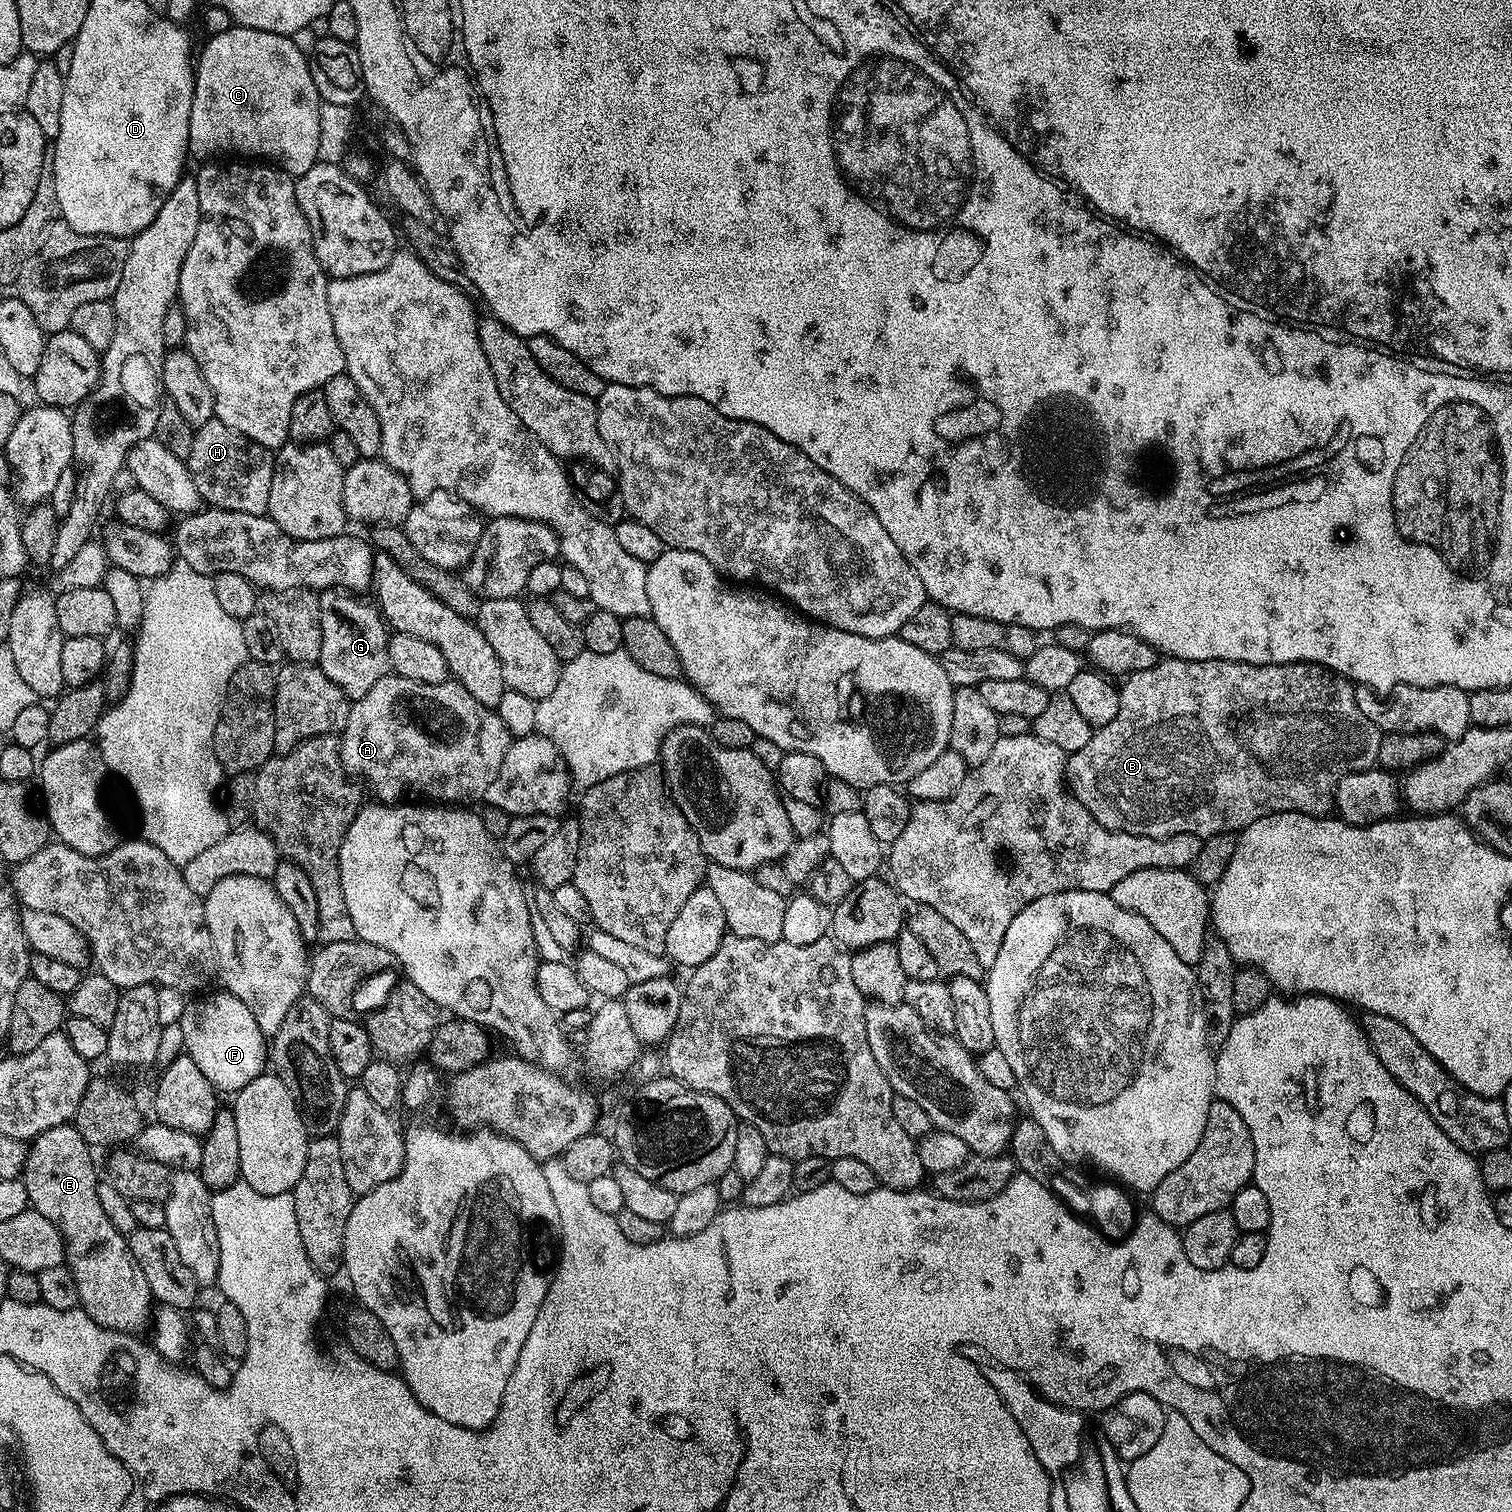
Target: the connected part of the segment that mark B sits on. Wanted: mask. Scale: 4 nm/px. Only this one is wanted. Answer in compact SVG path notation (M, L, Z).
M1171 658L1161 659L1150 670L1138 670L1133 676L1127 677L1119 685L1120 705L1118 714L1111 722L1106 722L1106 726L1095 729L1086 746L1082 750L1071 753L1066 760L1066 783L1078 802L1086 806L1086 810L1092 817L1099 822L1102 827L1111 832L1125 832L1126 834L1138 834L1139 836L1149 836L1150 838L1162 838L1163 836L1173 836L1174 834L1194 834L1201 838L1218 835L1220 833L1239 833L1241 830L1248 828L1250 822L1254 822L1263 816L1273 816L1275 812L1305 812L1308 816L1327 817L1334 808L1334 797L1336 795L1336 783L1342 777L1351 772L1364 772L1367 768L1377 767L1380 759L1380 738L1381 730L1358 710L1356 701L1356 688L1353 681L1347 676L1341 676L1339 672L1332 671L1331 668L1321 668L1319 664L1239 664L1233 660L1173 660Z

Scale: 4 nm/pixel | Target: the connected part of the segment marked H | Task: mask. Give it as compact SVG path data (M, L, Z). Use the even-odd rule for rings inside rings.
M214 418L195 429L186 463L190 478L194 478L194 486L205 505L255 516L267 513L270 478L274 478L273 449L238 434L238 430L230 430L226 422Z

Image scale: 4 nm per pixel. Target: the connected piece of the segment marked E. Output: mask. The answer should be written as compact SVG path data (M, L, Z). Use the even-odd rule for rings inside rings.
M75 1123L54 1126L40 1133L27 1145L28 1156L24 1159L22 1179L26 1186L26 1194L31 1211L42 1214L42 1218L50 1218L64 1239L64 1254L67 1267L74 1274L74 1283L78 1285L79 1307L98 1326L109 1332L125 1334L139 1333L139 1328L147 1329L154 1316L152 1291L146 1282L146 1274L138 1266L138 1262L128 1252L126 1236L114 1228L99 1202L98 1176L96 1164L92 1161L93 1149L82 1138Z

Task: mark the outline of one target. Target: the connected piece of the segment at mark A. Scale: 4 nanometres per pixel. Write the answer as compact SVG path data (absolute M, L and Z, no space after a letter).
M395 674L383 676L378 682L374 682L374 686L370 686L370 690L358 701L352 704L352 709L348 715L346 726L339 733L340 741L340 757L342 758L342 766L347 770L348 775L353 778L359 778L373 792L375 799L380 802L400 802L413 792L413 797L424 798L420 796L429 796L429 801L443 802L448 806L472 806L475 800L483 801L488 794L490 782L494 782L494 778L498 774L498 770L502 766L502 758L506 758L506 750L512 745L514 737L508 732L502 718L499 717L497 709L482 706L482 702L478 702L478 698L474 698L474 694L470 694L470 690L463 688L461 684L455 682L445 682L442 684L423 684L421 680L407 680Z

